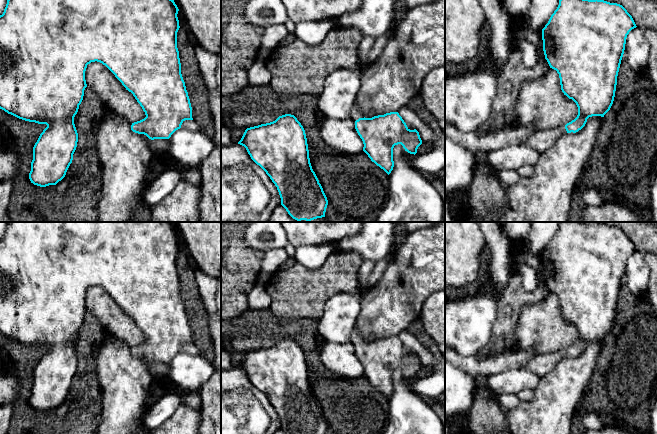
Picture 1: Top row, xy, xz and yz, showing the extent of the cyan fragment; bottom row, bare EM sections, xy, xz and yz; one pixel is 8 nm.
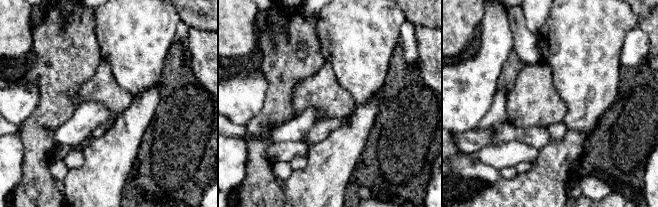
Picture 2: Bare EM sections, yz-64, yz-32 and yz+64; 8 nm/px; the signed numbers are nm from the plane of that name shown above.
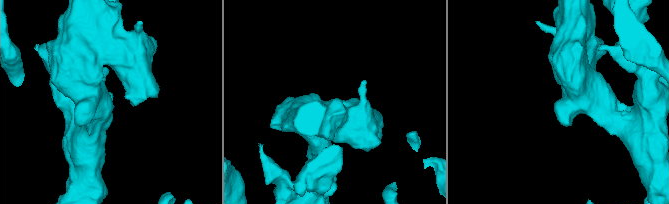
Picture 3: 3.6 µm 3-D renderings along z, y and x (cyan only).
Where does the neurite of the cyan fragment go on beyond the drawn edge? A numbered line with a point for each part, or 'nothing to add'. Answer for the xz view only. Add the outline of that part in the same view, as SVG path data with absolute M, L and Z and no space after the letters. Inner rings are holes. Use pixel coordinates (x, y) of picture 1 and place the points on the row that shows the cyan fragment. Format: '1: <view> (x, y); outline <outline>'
1: xz (355, 113); outline M356 100L351 111L351 119L355 122L359 118L364 118L364 115L360 112L358 102Z

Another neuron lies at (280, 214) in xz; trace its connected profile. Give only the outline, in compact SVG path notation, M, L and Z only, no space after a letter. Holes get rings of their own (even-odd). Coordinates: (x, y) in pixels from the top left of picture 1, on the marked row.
M279 205L271 214L268 222L301 222L293 219L286 209Z

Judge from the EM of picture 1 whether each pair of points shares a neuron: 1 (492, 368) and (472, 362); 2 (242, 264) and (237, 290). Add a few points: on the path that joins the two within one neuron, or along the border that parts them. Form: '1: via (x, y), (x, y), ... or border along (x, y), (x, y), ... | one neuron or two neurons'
1: via (487, 368), (477, 367) | one neuron
2: via (241, 270), (240, 284) | one neuron

